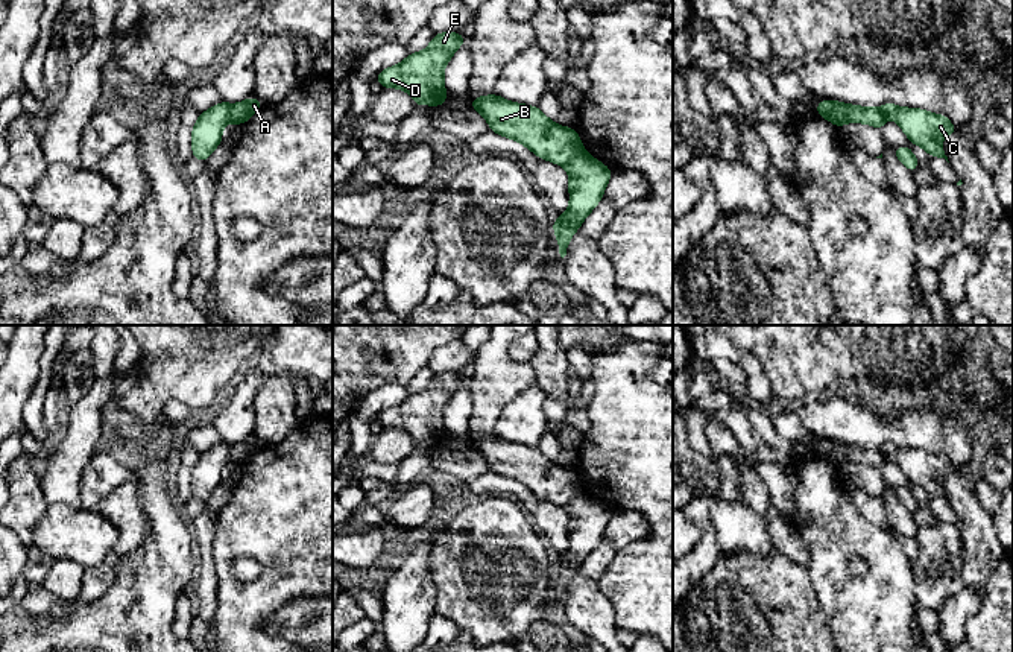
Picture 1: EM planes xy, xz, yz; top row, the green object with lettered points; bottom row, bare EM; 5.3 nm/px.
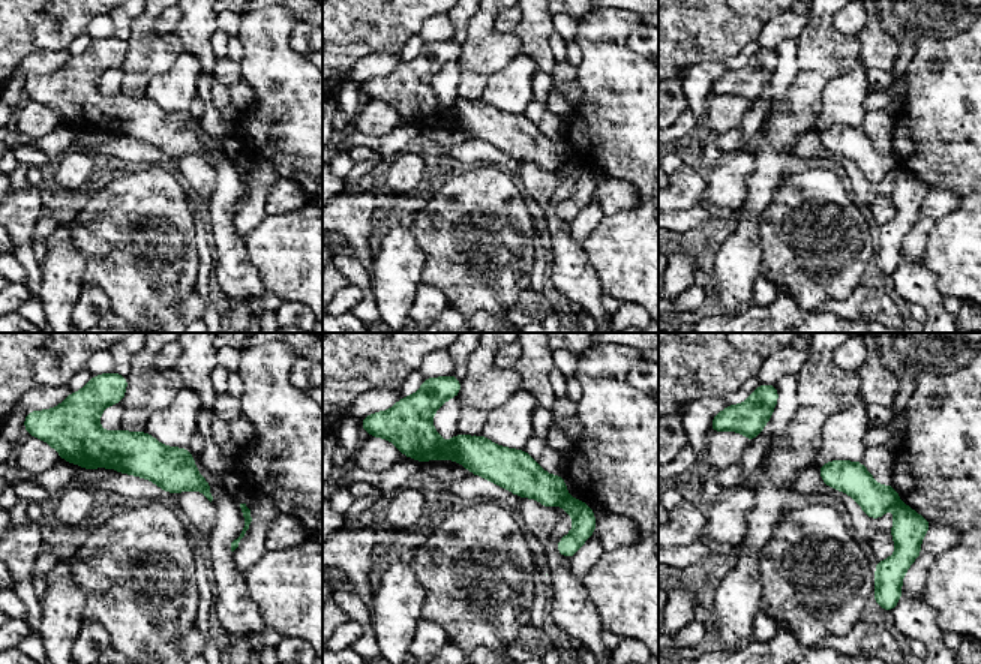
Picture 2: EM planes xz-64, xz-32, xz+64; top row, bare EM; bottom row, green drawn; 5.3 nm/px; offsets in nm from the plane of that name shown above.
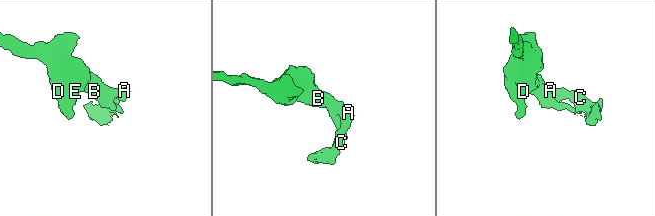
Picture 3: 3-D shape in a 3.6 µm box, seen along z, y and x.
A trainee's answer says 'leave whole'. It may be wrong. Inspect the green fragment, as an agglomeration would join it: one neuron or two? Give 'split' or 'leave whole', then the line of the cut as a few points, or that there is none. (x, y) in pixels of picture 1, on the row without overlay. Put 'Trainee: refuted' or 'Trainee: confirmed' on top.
Trainee: refuted
split | xz (583, 491), (564, 505)

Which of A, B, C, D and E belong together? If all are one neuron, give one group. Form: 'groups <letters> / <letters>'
groups A C / B D E

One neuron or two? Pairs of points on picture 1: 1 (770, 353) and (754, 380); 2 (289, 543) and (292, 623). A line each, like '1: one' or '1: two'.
1: two
2: two

